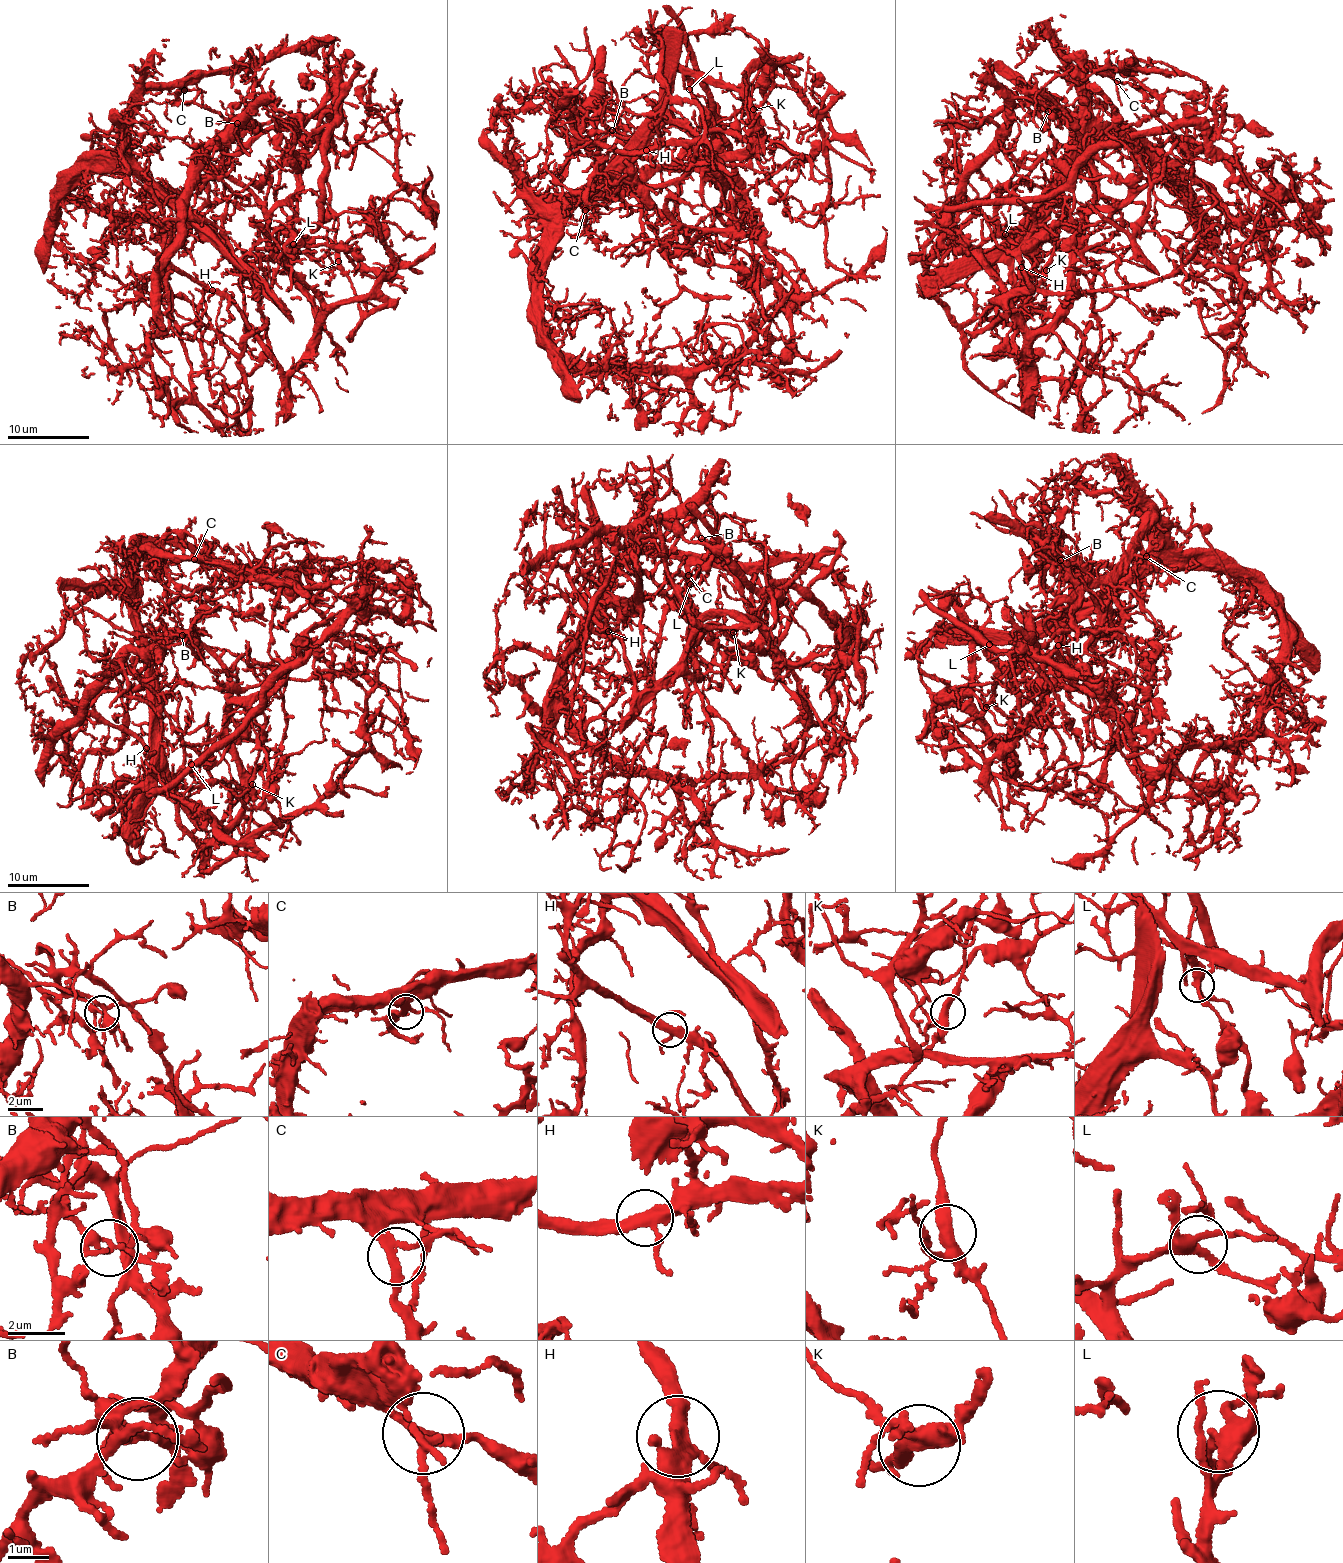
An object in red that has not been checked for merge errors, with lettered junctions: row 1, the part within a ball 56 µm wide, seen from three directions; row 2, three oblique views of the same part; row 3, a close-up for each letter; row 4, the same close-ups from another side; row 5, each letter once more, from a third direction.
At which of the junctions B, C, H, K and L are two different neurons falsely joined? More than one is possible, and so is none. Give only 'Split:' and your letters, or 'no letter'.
Split: B, H

